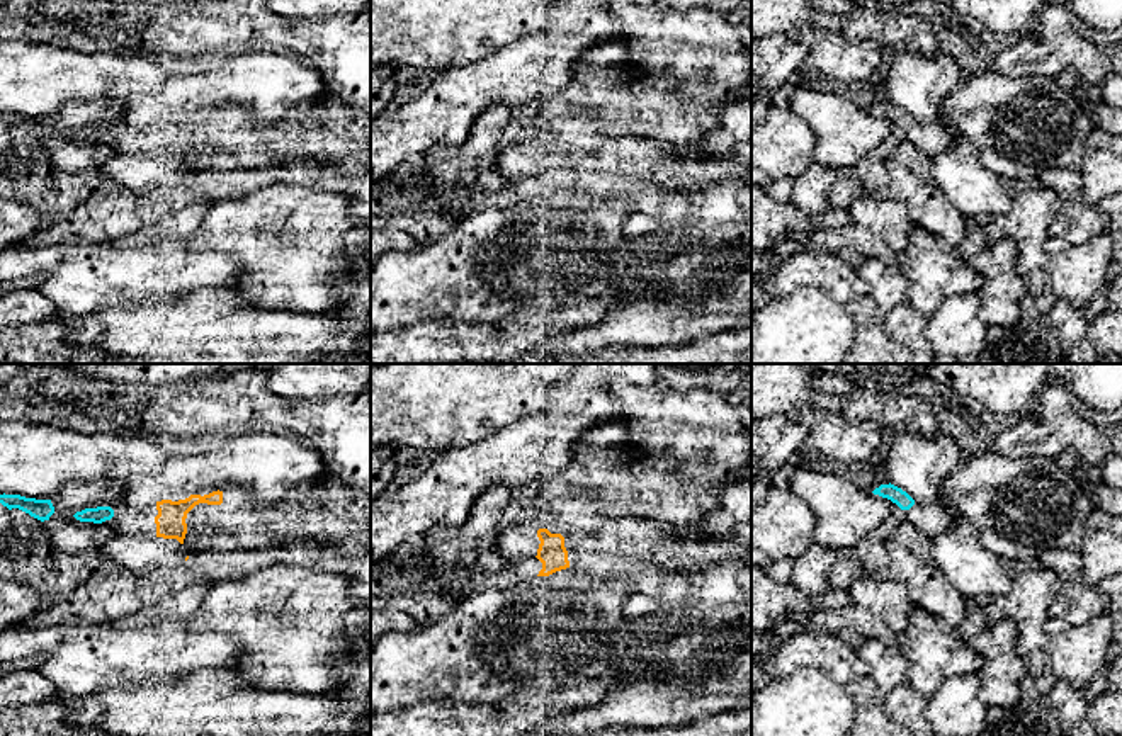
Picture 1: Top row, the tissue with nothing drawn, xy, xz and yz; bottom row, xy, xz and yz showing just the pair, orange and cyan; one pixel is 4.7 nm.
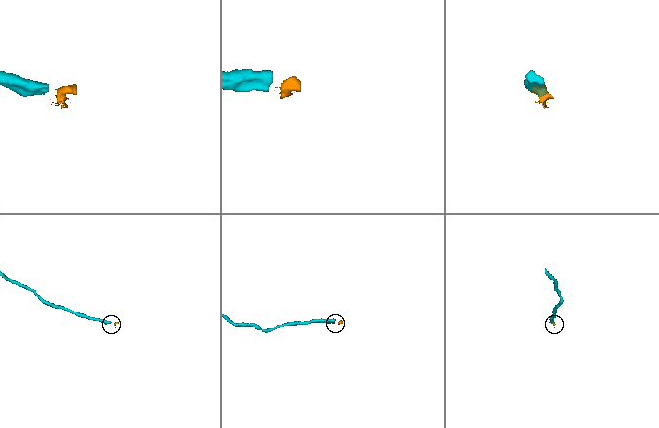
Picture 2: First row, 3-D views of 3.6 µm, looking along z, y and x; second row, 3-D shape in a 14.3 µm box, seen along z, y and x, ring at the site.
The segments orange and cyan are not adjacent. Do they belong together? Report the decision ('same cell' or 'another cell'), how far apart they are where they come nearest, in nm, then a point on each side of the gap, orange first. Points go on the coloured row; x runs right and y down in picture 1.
same cell; gap 200 nm; span xy (155, 517), (113, 515)

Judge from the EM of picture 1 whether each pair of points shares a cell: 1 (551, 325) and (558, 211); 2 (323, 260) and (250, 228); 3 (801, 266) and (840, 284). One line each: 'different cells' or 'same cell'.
1: different cells
2: same cell
3: same cell

